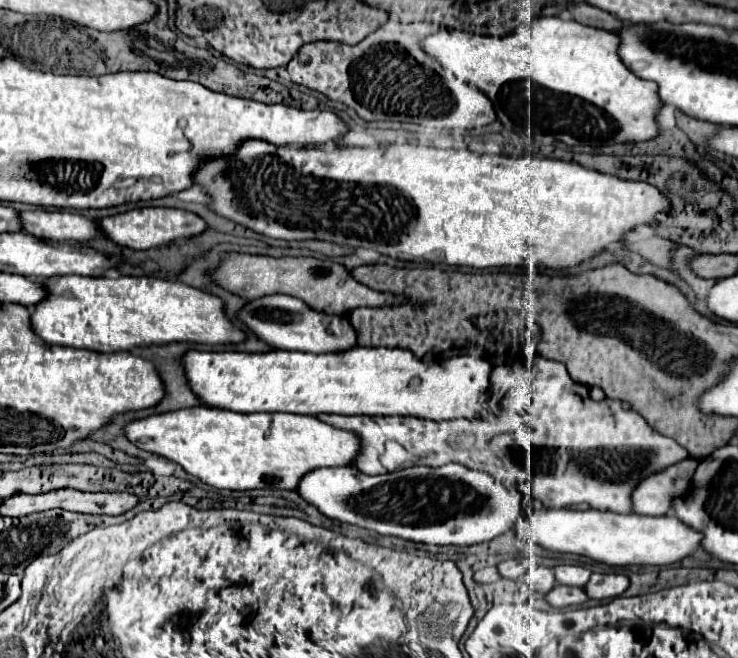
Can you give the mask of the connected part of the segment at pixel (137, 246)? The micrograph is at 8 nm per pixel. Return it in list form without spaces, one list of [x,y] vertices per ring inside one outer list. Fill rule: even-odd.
[[[135,208],[123,214],[115,214],[115,216],[107,216],[97,220],[99,232],[109,238],[111,242],[125,246],[125,248],[133,248],[133,250],[147,250],[147,248],[157,248],[163,244],[169,244],[173,240],[181,240],[181,238],[189,238],[195,234],[201,234],[207,226],[205,222],[187,210],[177,210],[177,208]]]

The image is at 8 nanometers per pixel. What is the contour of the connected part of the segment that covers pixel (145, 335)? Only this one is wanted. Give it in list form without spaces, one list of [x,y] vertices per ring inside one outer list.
[[[61,276],[47,278],[45,300],[31,312],[31,330],[49,344],[87,348],[97,352],[133,350],[149,344],[241,342],[245,334],[223,312],[223,300],[191,288],[151,276]]]

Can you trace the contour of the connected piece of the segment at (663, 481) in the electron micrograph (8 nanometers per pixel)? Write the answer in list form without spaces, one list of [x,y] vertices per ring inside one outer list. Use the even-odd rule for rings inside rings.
[[[687,458],[643,478],[631,494],[633,512],[649,514],[649,516],[667,514],[669,498],[677,498],[677,494],[685,494],[685,486],[689,486],[689,478],[693,478],[695,468],[697,468],[697,460]]]

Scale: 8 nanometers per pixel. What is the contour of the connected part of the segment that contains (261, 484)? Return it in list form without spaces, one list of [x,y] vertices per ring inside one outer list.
[[[191,406],[131,420],[123,432],[139,450],[179,464],[187,474],[219,490],[295,490],[301,474],[321,466],[347,466],[359,450],[355,434],[325,426],[315,416],[237,414],[209,406]]]

